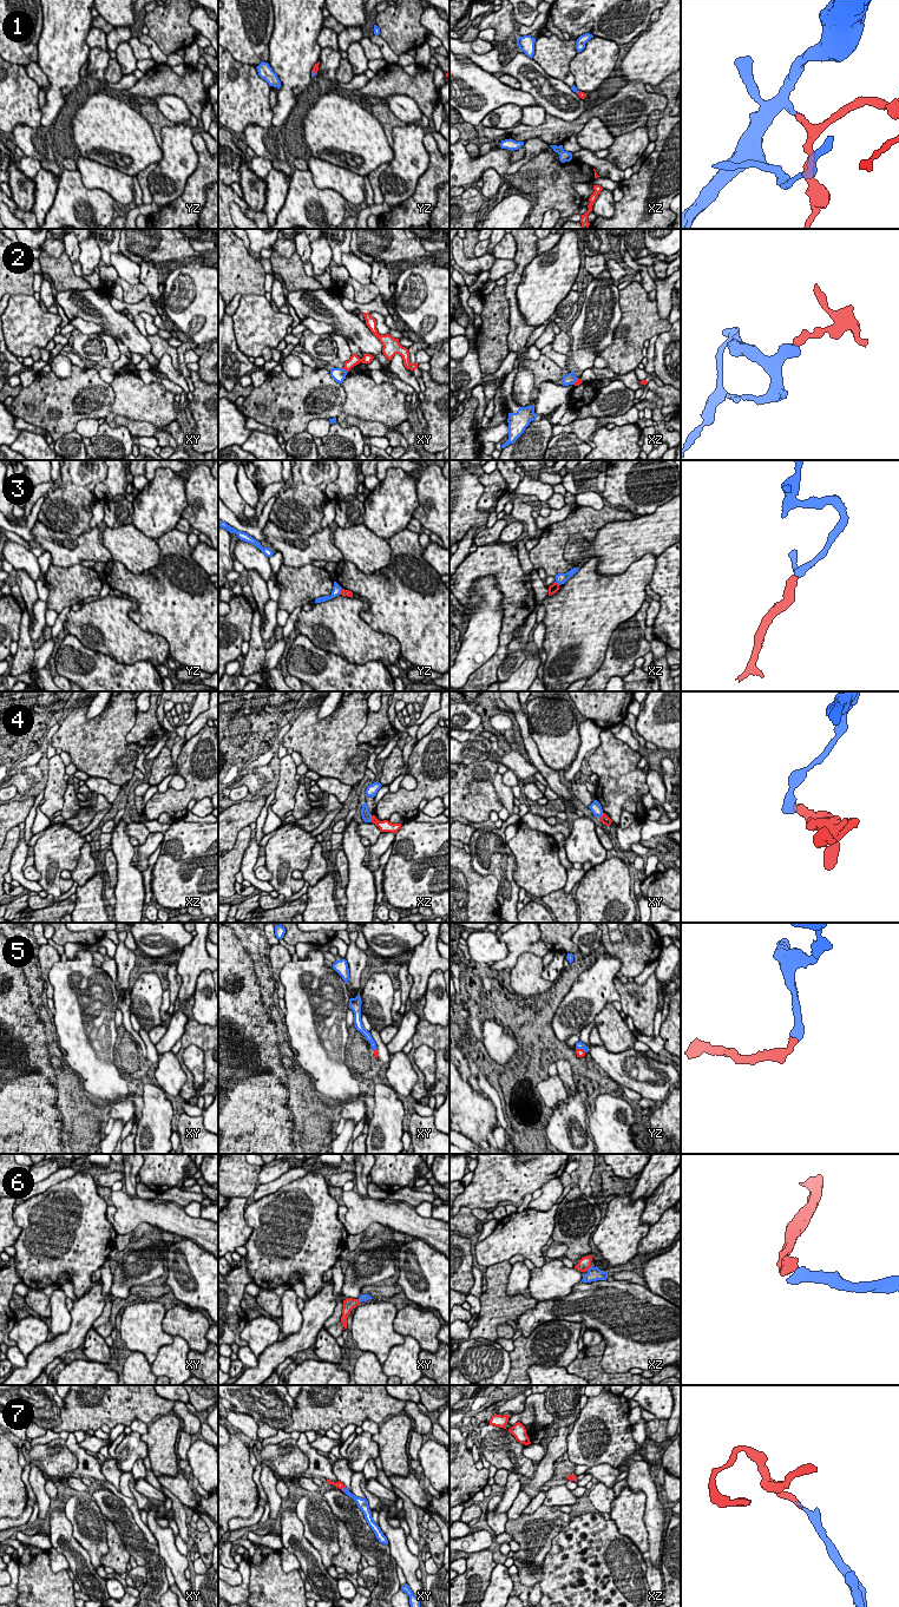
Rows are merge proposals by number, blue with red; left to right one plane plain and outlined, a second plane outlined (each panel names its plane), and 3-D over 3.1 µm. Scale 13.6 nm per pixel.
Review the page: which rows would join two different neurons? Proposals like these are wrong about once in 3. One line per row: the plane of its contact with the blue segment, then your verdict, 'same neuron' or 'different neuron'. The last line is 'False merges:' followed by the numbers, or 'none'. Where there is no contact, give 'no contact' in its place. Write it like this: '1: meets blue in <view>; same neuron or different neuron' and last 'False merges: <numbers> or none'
1: meets blue in yz; same neuron
2: meets blue in xy; different neuron
3: meets blue in xz; different neuron
4: meets blue in xz; different neuron
5: meets blue in yz; same neuron
6: meets blue in xz; same neuron
7: meets blue in xy; same neuron
False merges: 2, 3, 4

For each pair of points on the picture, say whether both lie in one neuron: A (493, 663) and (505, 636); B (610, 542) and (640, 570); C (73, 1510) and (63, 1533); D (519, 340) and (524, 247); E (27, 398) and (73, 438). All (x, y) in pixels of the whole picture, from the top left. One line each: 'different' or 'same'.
A: same
B: different
C: different
D: same
E: different

